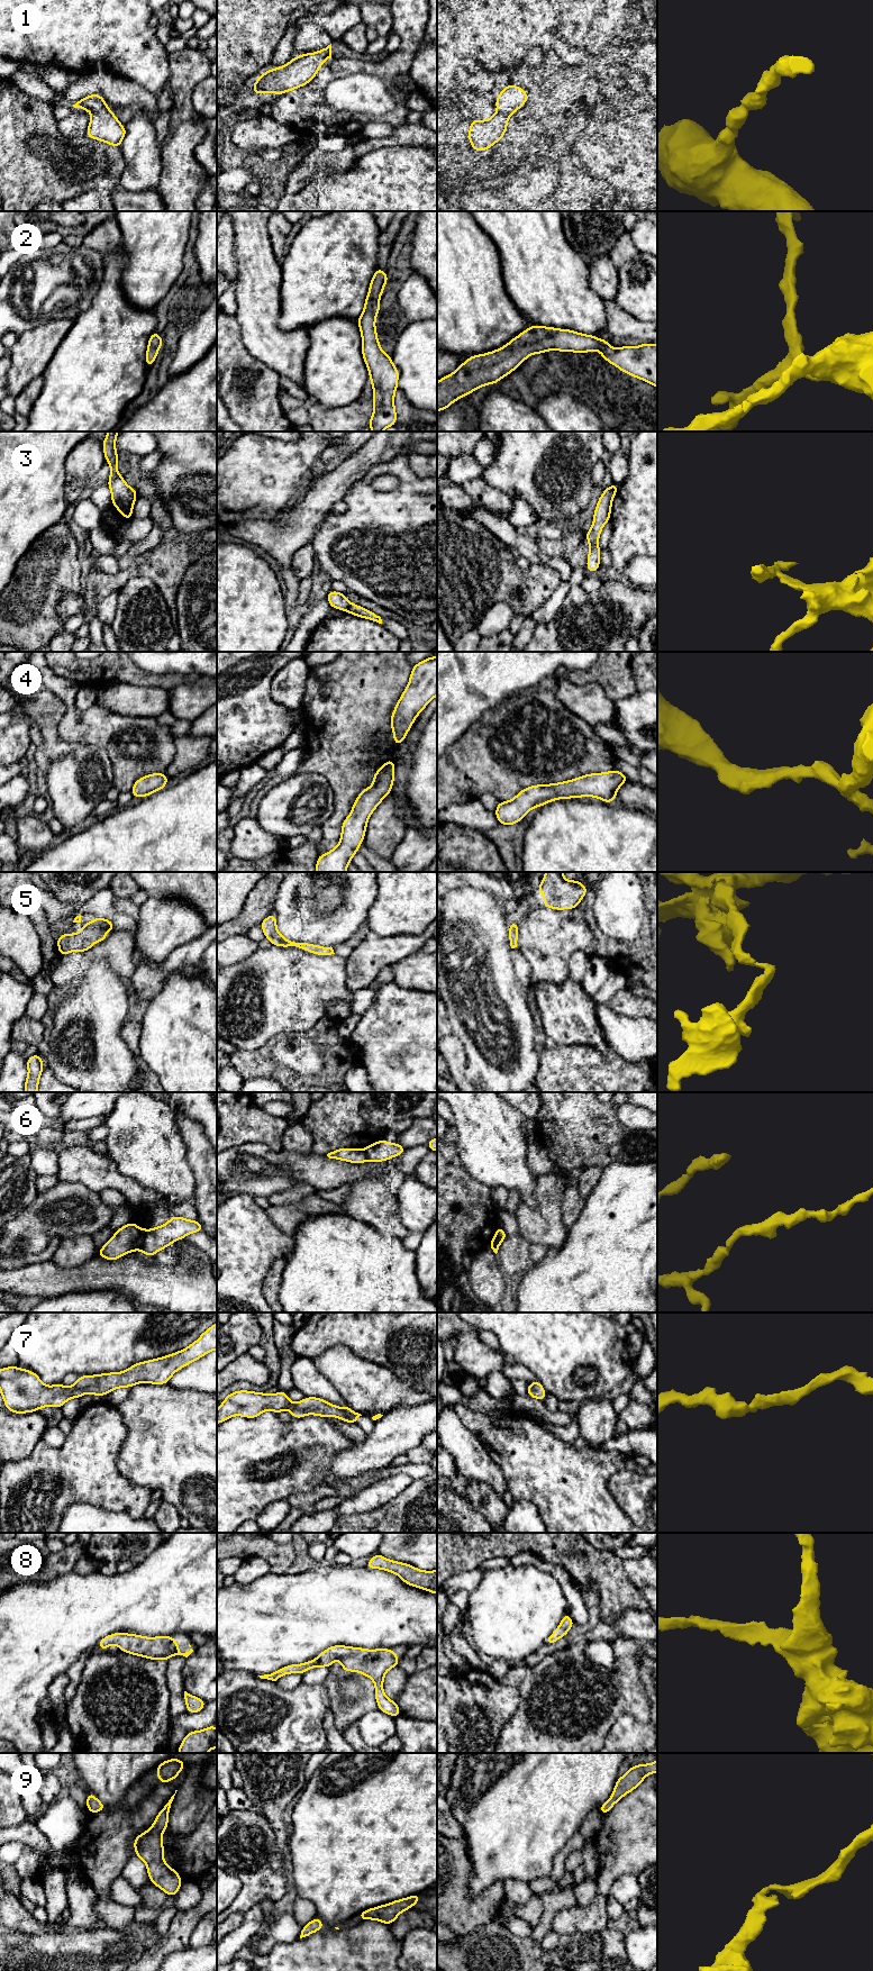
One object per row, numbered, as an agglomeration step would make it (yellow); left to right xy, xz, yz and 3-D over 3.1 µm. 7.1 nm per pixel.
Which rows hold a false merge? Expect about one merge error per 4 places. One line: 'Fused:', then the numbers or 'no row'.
Fused: 3, 6

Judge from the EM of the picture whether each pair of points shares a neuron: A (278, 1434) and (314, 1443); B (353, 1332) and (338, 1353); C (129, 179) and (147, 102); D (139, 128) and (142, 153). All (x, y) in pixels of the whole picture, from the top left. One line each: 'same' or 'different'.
A: same
B: different
C: different
D: same

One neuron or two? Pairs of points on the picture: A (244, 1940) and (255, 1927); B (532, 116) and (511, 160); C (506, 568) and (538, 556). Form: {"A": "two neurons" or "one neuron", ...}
{"A": "one neuron", "B": "two neurons", "C": "two neurons"}

